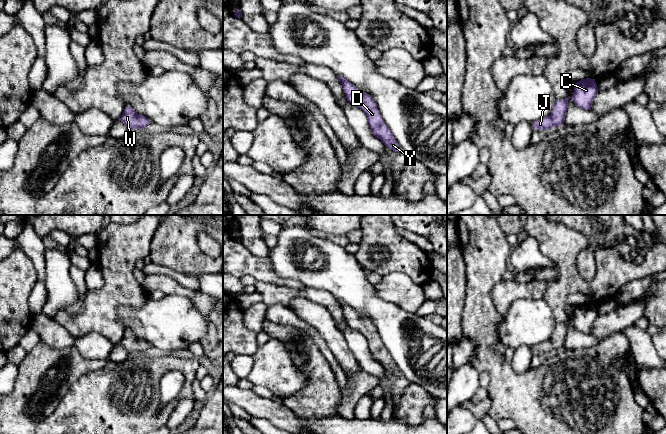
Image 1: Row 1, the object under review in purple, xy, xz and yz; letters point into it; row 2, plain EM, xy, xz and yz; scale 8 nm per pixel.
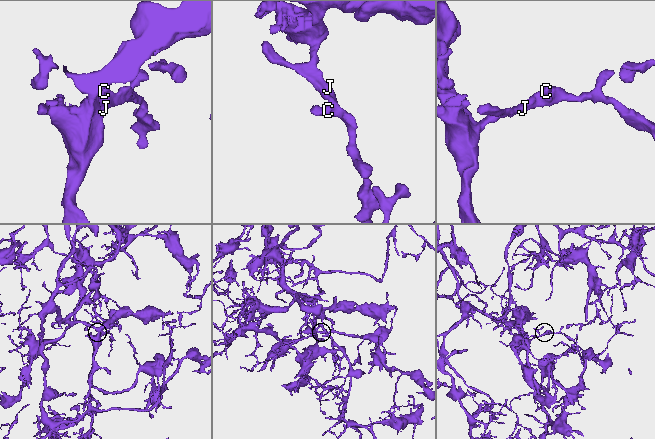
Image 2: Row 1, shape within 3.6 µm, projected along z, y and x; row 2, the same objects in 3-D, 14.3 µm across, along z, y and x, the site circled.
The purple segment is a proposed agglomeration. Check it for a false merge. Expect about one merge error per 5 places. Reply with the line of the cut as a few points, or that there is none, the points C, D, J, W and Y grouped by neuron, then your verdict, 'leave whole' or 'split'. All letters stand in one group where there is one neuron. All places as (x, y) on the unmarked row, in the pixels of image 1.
no cut | C D J W Y | leave whole

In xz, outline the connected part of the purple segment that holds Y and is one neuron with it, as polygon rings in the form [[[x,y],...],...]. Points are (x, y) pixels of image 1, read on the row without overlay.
[[[337,300],[337,302],[343,310],[347,324],[363,334],[366,338],[373,359],[380,363],[386,371],[389,371],[395,376],[401,376],[401,371],[384,347],[374,323],[368,317],[359,314],[343,301]]]

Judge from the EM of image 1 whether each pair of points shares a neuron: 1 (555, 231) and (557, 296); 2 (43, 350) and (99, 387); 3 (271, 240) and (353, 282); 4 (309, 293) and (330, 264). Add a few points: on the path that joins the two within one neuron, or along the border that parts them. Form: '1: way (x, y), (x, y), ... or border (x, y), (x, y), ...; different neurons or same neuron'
1: way (562, 247), (563, 280); same neuron
2: border (104, 367), (83, 374), (65, 392); different neurons
3: border (277, 236), (277, 243), (269, 249); different neurons
4: border (305, 285), (326, 290), (334, 297); different neurons

